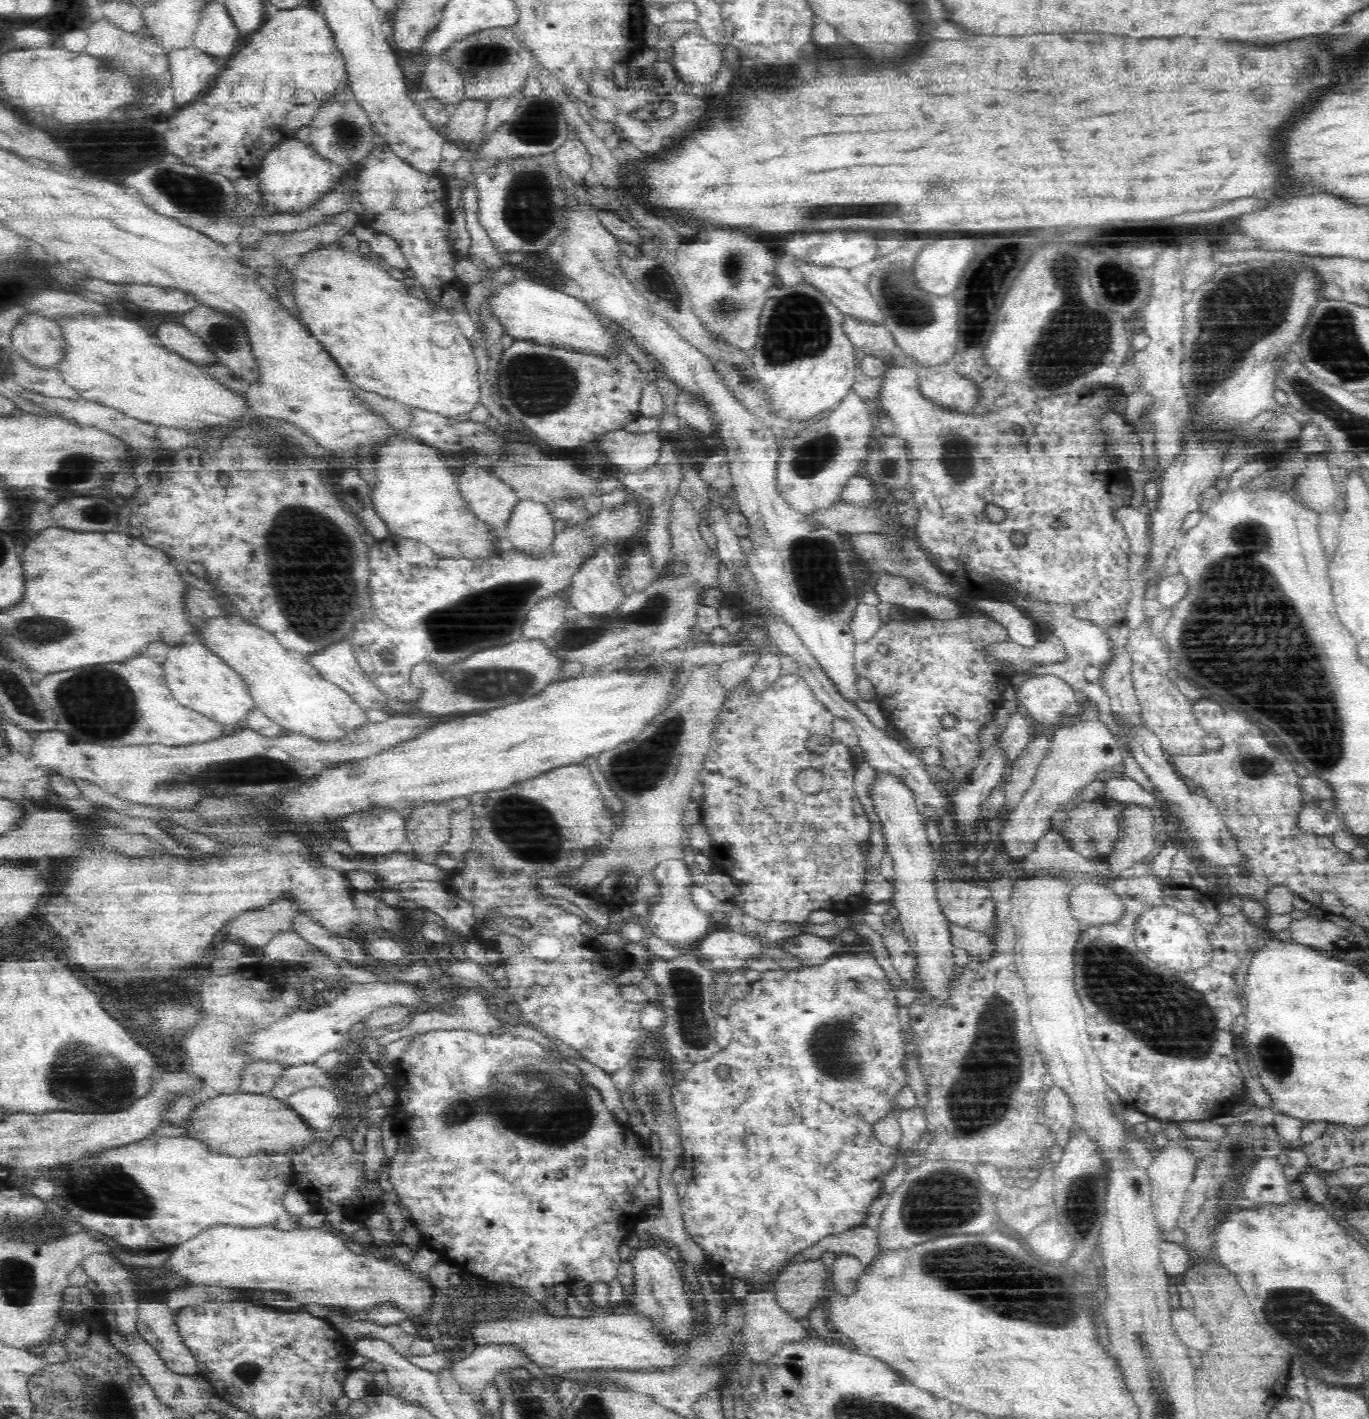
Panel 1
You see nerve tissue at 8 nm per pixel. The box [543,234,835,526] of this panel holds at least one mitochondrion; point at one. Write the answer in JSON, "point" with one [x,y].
{"point":[658,281]}

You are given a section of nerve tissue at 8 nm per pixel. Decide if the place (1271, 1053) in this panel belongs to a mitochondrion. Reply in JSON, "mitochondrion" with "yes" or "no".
{"mitochondrion":"yes"}

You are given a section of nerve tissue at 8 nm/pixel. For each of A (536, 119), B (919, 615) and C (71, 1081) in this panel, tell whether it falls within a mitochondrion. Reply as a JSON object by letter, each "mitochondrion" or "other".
{"A":"mitochondrion","B":"other","C":"mitochondrion"}

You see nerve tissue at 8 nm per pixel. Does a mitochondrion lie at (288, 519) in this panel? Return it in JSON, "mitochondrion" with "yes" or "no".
{"mitochondrion":"yes"}

